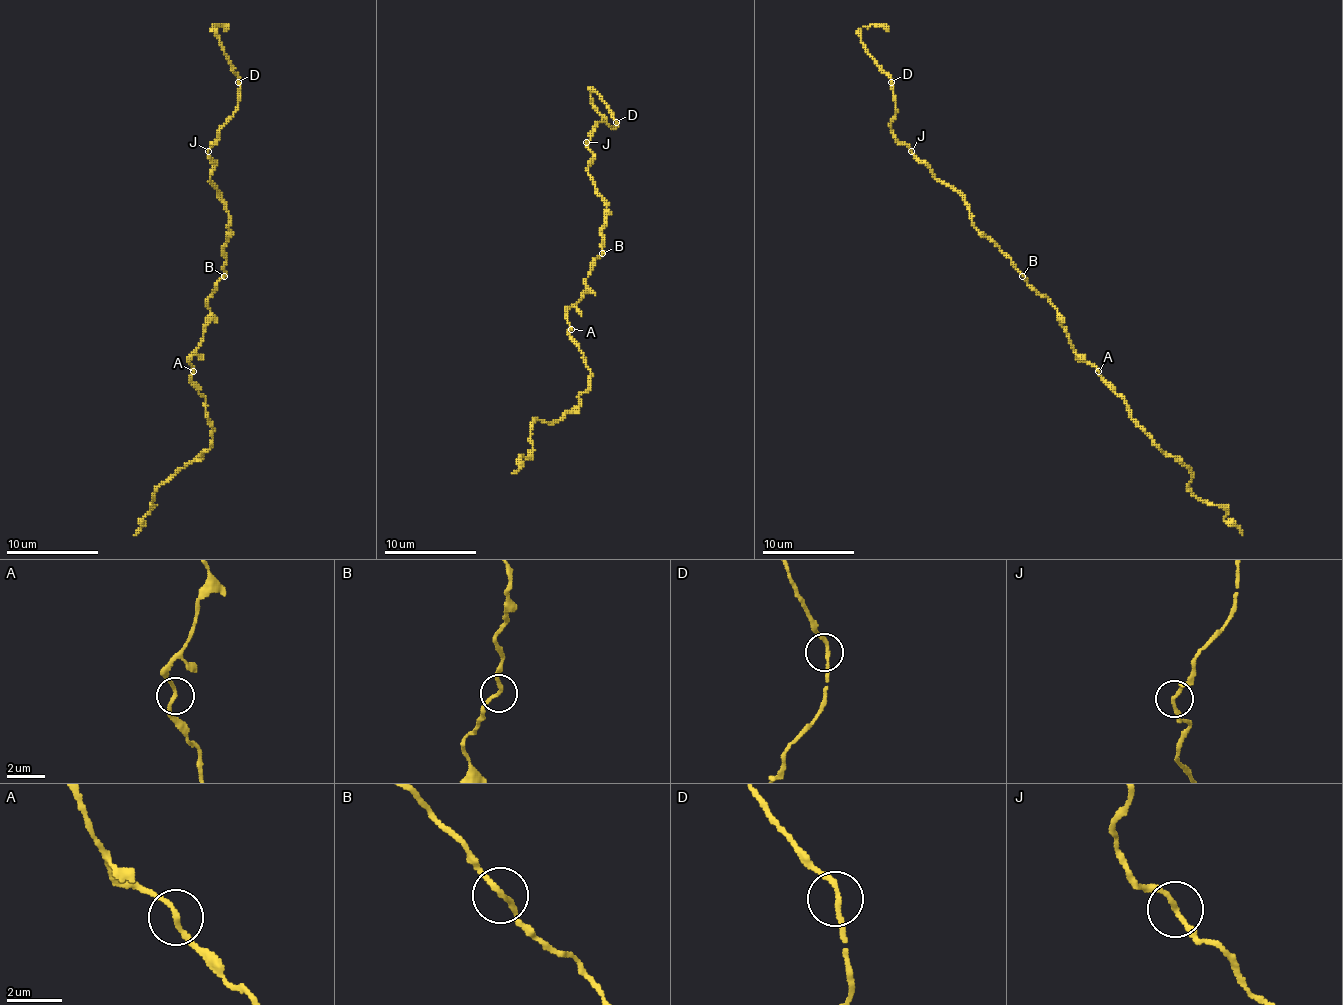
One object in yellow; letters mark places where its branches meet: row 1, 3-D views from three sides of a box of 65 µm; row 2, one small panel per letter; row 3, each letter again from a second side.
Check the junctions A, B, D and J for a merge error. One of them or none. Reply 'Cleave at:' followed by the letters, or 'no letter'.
Cleave at: no letter

